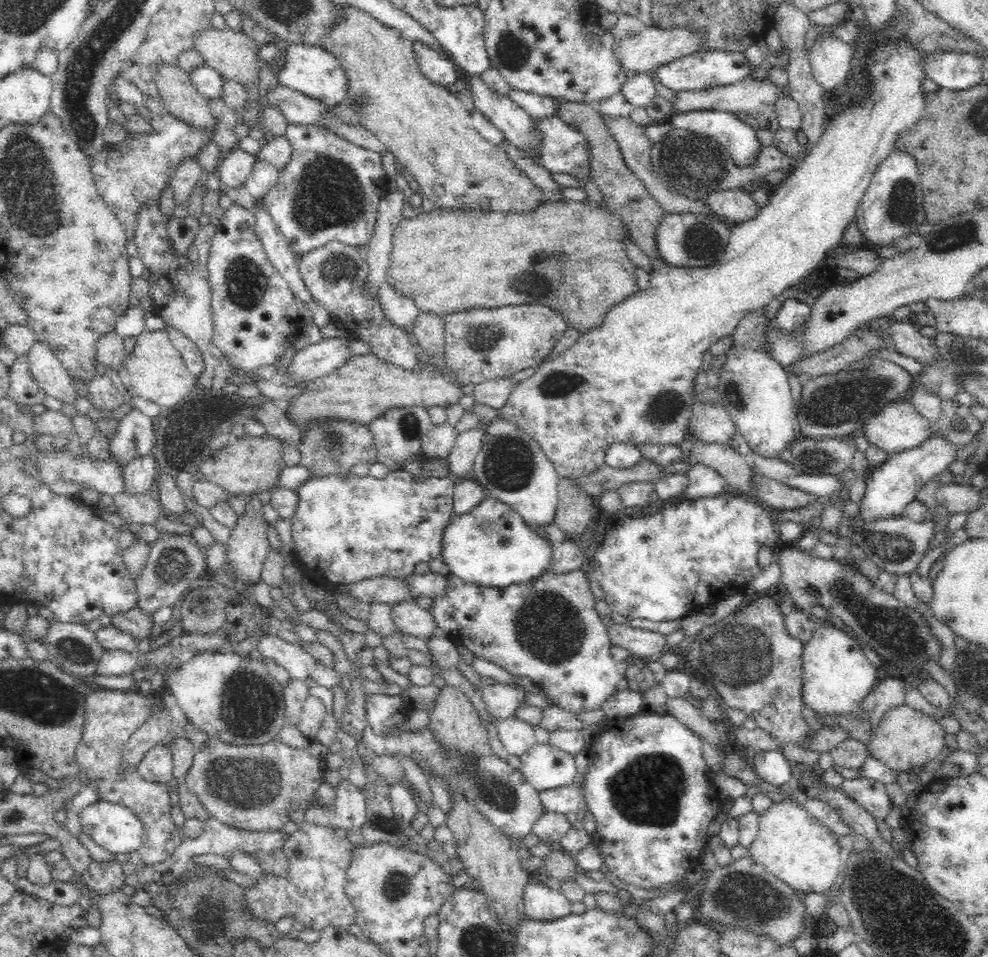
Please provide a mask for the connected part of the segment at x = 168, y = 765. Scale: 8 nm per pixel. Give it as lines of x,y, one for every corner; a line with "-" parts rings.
154,744
137,765
138,773
152,783
168,783
174,778
174,757
170,744

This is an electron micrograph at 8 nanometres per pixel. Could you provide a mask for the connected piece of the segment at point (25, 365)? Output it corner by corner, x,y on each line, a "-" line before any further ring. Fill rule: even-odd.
28,353
17,357
10,372
10,386
8,388
7,397
16,404
30,405
43,404
43,400
49,396
44,389
35,382
29,371
30,363
28,363

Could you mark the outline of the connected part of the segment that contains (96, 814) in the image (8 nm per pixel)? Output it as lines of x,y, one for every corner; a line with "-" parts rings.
99,800
78,814
82,833
108,852
132,854
140,848
144,826
128,807

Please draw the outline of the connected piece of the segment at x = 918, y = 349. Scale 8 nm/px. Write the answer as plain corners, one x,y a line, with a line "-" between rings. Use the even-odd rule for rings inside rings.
891,315
886,317
890,320
889,333
892,342
899,348
902,355
914,358
923,365
932,365
939,358
933,338
926,338
918,333
918,326
909,320
897,320

